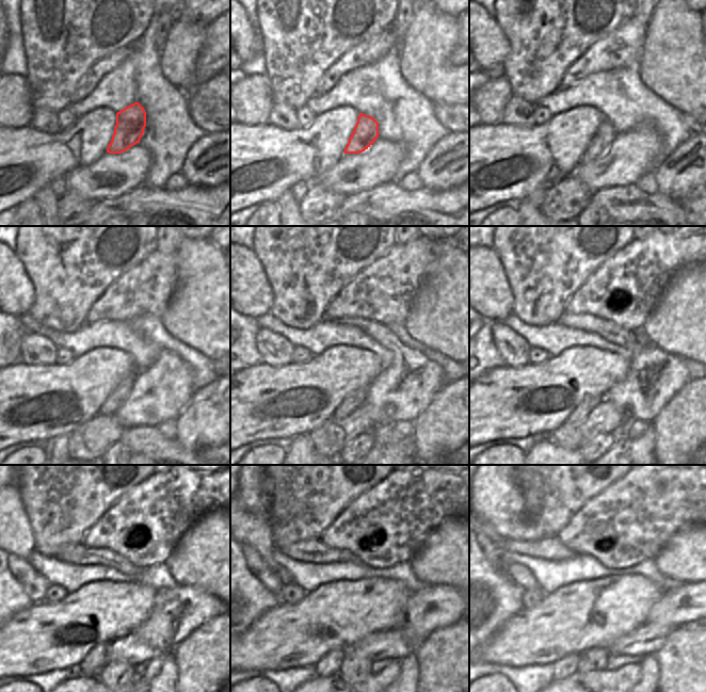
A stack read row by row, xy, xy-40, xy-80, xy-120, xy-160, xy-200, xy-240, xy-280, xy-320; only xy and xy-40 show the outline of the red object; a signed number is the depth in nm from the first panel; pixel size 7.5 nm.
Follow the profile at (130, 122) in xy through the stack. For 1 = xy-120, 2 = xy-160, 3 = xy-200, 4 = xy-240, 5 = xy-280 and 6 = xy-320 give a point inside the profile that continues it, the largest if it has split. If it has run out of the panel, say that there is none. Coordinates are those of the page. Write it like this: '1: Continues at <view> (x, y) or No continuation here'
1: Continues at xy-120 (121, 391)
2: Continues at xy-160 (354, 399)
3: Continues at xy-200 (578, 415)
4: Continues at xy-240 (95, 659)
5: Continues at xy-280 (329, 664)
6: Continues at xy-320 (565, 666)

